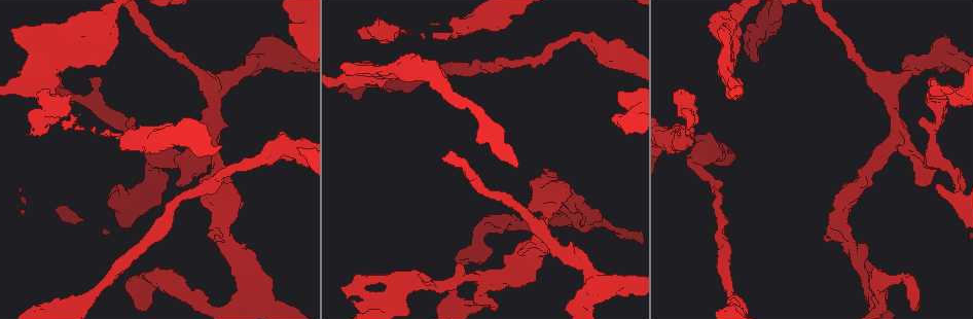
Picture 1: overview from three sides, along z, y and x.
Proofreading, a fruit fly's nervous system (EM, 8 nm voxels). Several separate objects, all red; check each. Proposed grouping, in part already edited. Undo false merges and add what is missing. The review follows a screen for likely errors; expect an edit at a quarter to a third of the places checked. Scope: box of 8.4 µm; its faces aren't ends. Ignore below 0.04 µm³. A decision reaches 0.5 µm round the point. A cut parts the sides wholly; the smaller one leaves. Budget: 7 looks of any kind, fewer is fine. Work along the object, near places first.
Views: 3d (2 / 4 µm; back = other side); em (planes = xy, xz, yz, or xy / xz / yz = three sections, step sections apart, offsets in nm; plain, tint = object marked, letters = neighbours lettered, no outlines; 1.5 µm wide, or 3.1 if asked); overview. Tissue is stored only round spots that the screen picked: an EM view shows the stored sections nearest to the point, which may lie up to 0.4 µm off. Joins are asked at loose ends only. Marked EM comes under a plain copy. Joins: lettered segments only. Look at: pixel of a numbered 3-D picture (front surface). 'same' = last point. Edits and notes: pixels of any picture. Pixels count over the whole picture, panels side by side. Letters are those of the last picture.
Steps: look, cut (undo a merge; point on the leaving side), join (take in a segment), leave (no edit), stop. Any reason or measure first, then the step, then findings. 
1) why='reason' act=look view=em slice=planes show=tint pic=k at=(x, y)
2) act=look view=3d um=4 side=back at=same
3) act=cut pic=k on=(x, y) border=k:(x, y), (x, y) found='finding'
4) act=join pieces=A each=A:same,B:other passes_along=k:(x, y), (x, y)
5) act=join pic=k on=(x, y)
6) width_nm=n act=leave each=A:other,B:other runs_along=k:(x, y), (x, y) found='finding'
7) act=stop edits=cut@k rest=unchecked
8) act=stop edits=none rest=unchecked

why='an open end' act=look view=3d um=2 pic=1 at=(130, 119)

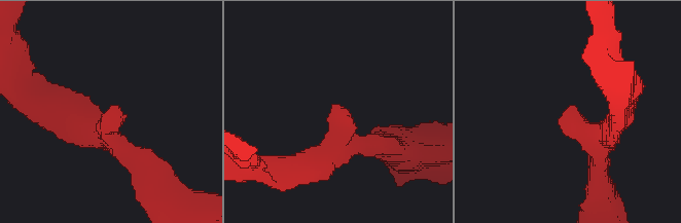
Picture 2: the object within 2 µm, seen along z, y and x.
why='need the tissue' act=look view=em slice=planes show=letters pic=2 at=(112, 107)

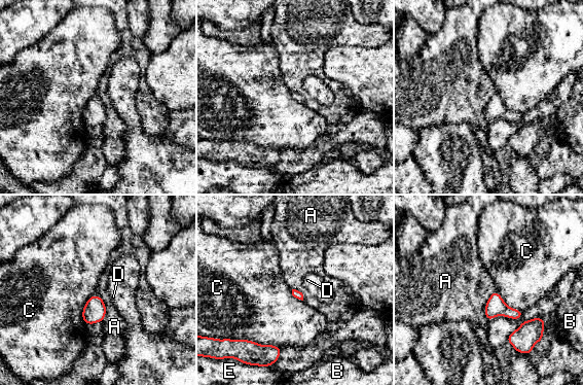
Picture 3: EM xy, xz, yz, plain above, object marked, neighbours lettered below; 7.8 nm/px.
act=leave each=A:other,B:other,C:other,D:other,E:other border=3:(241, 339), (280, 348) found='none of them fits'

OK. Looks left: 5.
why='branch point' act=look view=em slice=xz step=8 show=letters pic=1 at=(265, 57)

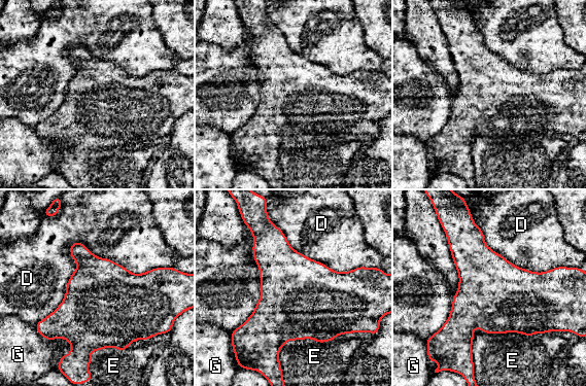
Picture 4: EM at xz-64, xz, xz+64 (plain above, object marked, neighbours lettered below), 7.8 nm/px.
width_nm=550 act=leave each=D:other,E:other,G:other found='continuous, no second cell'

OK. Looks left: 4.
why='an open end' act=look view=em slice=xy step=4 show=letters pic=1 at=(53, 92)

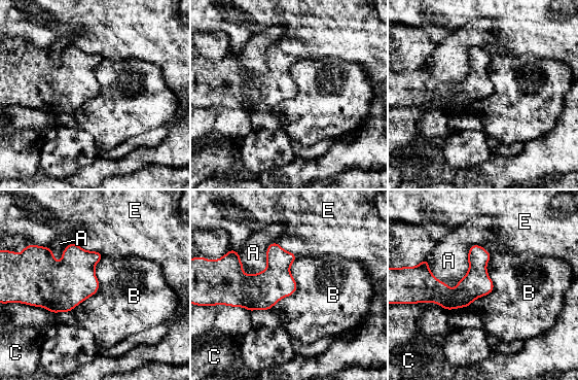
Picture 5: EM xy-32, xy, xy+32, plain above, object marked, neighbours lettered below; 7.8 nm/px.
act=look view=em slice=planes show=letters at=same

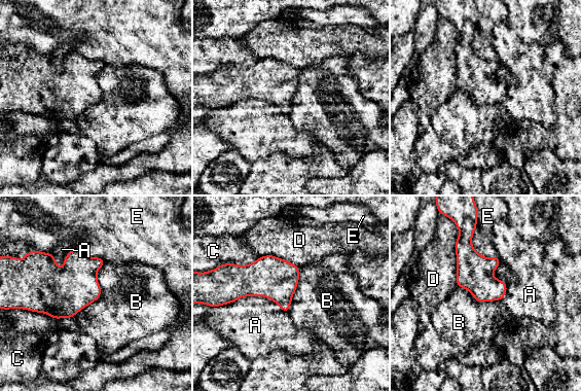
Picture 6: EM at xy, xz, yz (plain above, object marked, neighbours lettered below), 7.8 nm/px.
act=leave each=A:other,B:other,C:other,D:other,E:other border=6:(105, 261), (100, 296), (73, 316) found='none of them fits'

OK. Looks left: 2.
act=stop edits=none rest=unchecked

